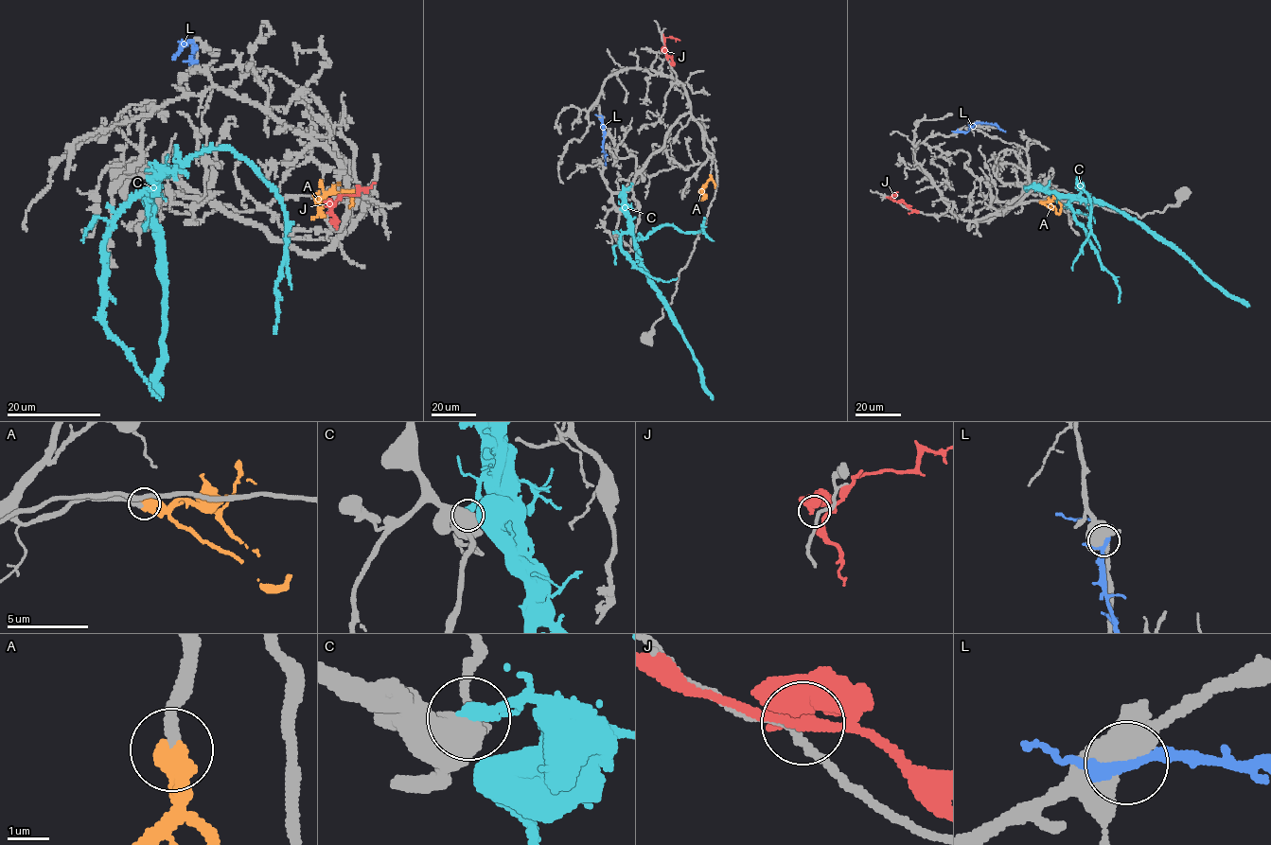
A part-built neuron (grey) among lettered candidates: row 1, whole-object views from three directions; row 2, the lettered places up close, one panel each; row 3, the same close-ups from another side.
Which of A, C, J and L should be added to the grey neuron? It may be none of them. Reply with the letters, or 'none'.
A

